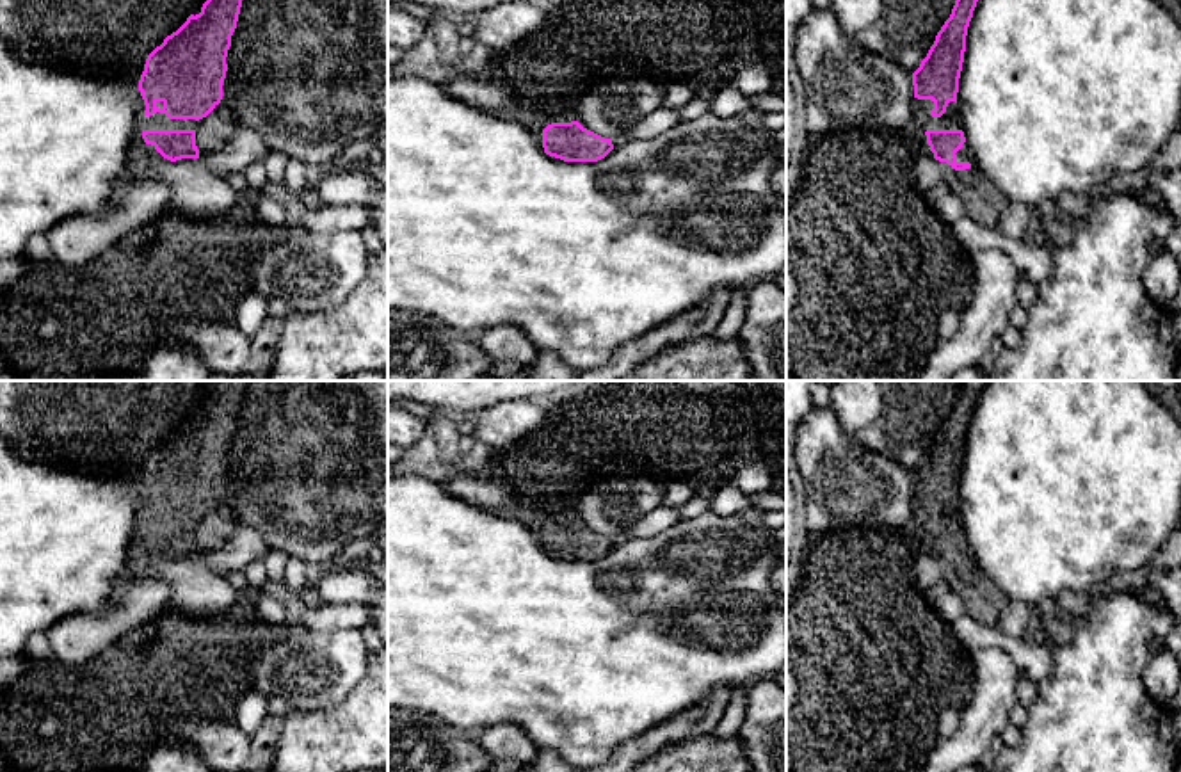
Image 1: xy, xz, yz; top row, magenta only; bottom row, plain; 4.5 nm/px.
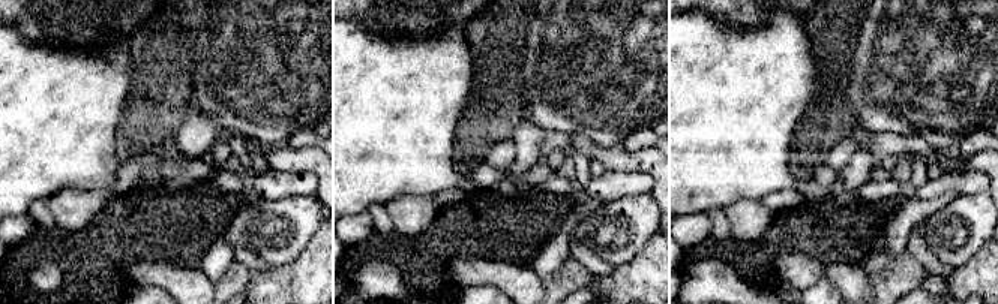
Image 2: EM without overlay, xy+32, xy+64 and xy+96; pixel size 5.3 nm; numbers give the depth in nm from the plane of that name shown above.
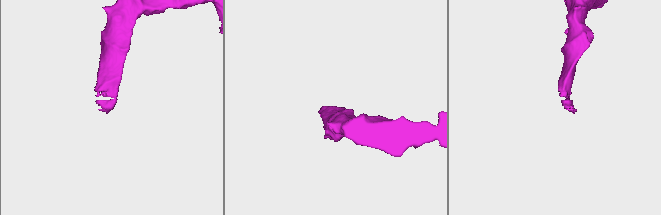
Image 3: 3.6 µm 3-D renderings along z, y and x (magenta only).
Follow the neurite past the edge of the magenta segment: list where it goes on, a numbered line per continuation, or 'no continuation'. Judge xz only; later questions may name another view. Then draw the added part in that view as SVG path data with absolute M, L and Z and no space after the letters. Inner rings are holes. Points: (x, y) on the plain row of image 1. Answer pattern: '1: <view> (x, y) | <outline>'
1: xz (541, 518) | M566 509L566 511L551 511L551 512L544 512L539 511L535 512L534 519L528 523L535 543L544 550L542 546L542 528L551 523L551 521L571 521L571 519L578 519L583 527L585 523L580 519L580 516L574 512L574 509Z

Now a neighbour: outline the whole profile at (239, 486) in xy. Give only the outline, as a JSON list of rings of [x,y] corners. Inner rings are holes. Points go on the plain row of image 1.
[[[249,381],[226,462],[222,495],[240,528],[260,528],[269,550],[329,567],[347,543],[388,525],[388,381]]]

